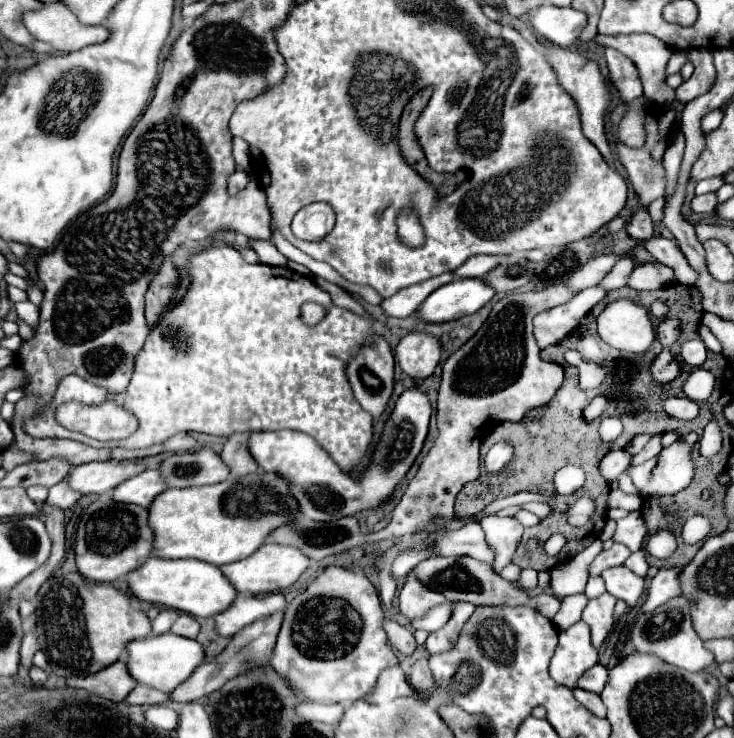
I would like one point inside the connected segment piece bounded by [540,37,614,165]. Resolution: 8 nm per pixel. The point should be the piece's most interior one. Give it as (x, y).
(581, 78)

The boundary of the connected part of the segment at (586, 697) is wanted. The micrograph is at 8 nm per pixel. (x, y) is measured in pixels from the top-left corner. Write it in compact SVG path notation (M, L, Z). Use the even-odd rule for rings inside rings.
M574 689L574 697L580 705L584 705L592 715L596 717L606 717L606 707L604 703L600 701L600 697L596 693L590 693L590 691L584 691L584 689Z

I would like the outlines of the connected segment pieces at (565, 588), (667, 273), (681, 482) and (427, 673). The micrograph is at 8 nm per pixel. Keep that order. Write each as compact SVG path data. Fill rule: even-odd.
M596 539L580 555L576 555L572 561L568 561L566 569L554 569L552 571L552 589L556 591L556 595L564 597L564 595L582 593L586 587L586 579L588 579L588 567L600 551L602 551L602 541Z
M638 265L630 275L632 289L662 289L676 283L676 275L666 265Z
M696 433L672 443L654 459L654 469L650 461L638 467L630 467L628 475L642 497L646 495L674 495L688 487L694 477L694 461L690 457L692 445L698 441Z
M420 659L412 665L412 673L410 673L410 685L416 693L426 695L428 691L432 691L434 687L434 677L432 671L428 667L428 659Z

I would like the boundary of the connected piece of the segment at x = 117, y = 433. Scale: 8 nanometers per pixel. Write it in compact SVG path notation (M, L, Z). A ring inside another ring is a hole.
M66 403L58 407L58 419L64 427L100 441L124 439L136 431L136 417L112 403L104 403L102 407Z

